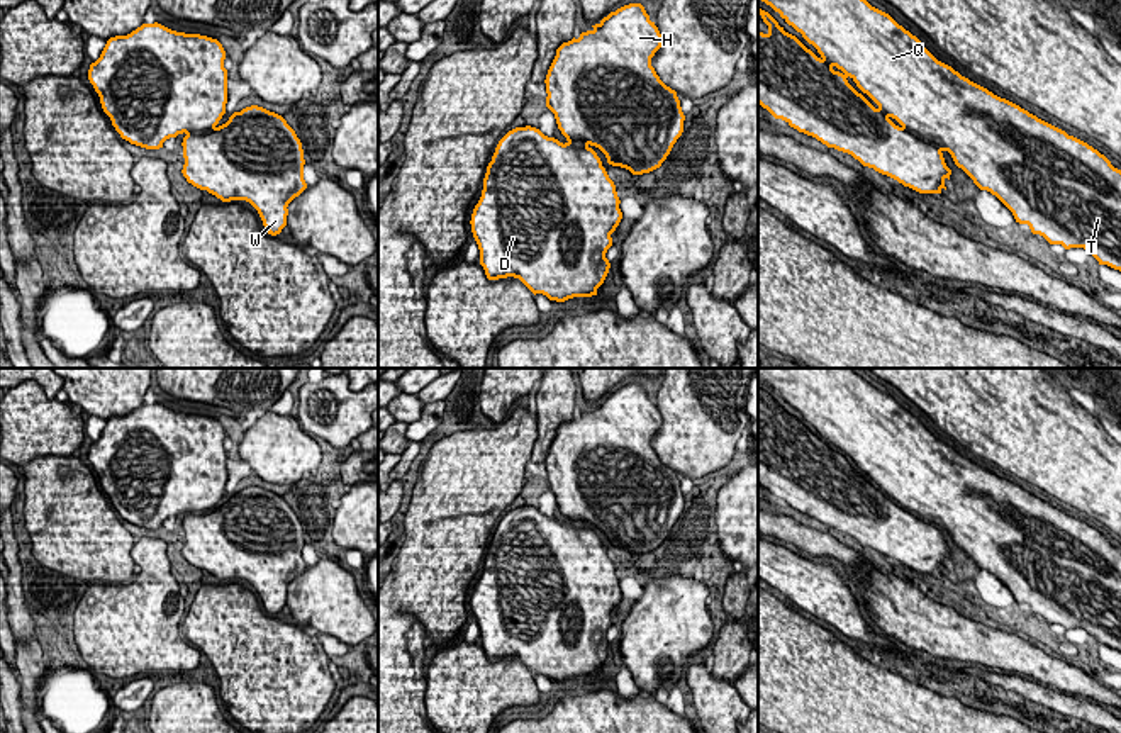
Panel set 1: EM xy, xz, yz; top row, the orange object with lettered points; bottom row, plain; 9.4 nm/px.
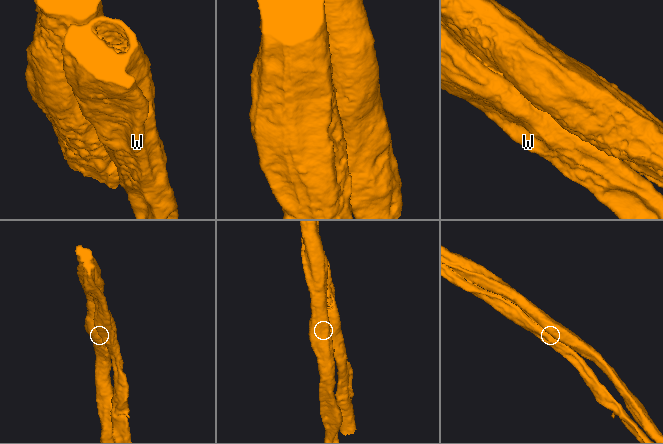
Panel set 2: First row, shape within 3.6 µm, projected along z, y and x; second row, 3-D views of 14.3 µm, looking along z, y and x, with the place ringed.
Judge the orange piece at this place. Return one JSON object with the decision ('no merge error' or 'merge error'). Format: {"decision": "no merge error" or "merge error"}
{"decision": "no merge error"}

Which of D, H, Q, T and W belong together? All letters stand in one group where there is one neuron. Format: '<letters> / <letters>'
D H Q T W

